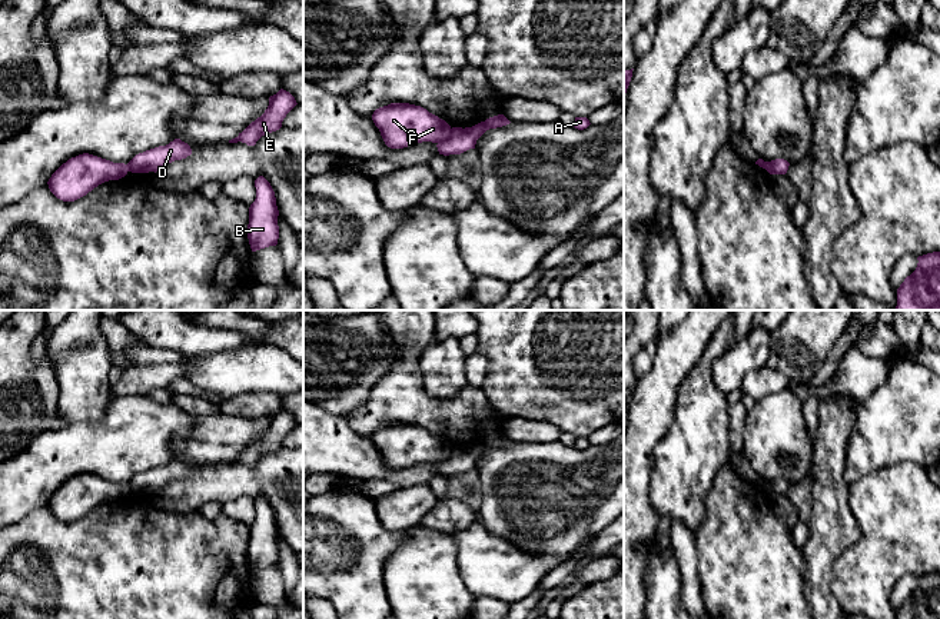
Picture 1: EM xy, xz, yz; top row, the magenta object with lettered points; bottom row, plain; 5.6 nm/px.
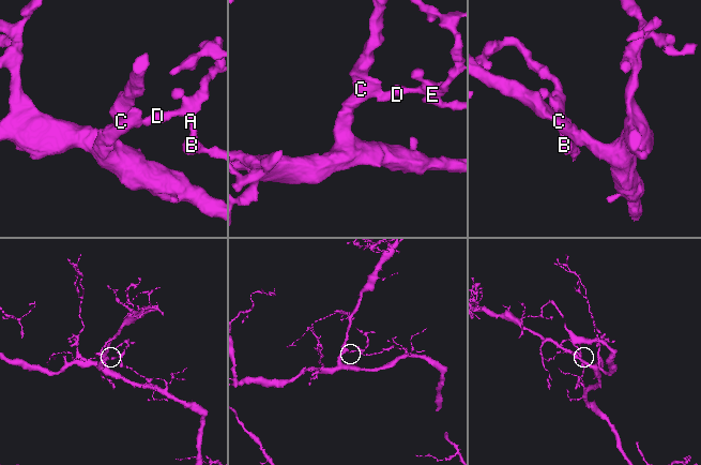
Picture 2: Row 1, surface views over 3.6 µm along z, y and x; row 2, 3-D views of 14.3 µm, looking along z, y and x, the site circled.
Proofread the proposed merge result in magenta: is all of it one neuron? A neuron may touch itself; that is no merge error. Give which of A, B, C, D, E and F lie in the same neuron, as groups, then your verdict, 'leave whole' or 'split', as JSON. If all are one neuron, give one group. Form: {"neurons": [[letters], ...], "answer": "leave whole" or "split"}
{"neurons": [["A", "B", "D", "E"], ["C", "F"]], "answer": "split"}

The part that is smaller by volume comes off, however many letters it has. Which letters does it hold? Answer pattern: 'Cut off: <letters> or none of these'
Cut off: A, B, D, E

